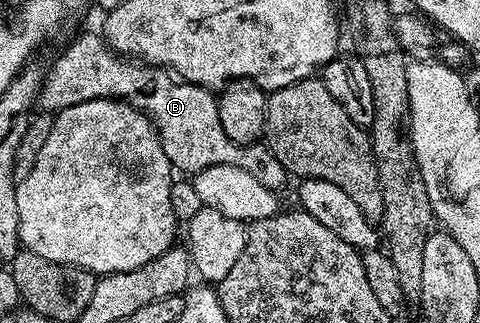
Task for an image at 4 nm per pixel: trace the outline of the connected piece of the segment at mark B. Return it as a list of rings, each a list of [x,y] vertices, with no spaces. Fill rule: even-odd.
[[[99,33],[80,34],[53,60],[48,74],[46,70],[40,83],[40,94],[36,97],[36,106],[44,112],[59,112],[95,98],[118,98],[141,110],[156,127],[156,134],[172,167],[177,171],[185,170],[188,173],[185,175],[194,176],[199,170],[218,164],[234,166],[245,161],[245,147],[237,146],[226,136],[226,132],[222,132],[222,120],[218,120],[217,95],[213,91],[177,80],[163,66],[151,66],[148,62],[117,54]]]

